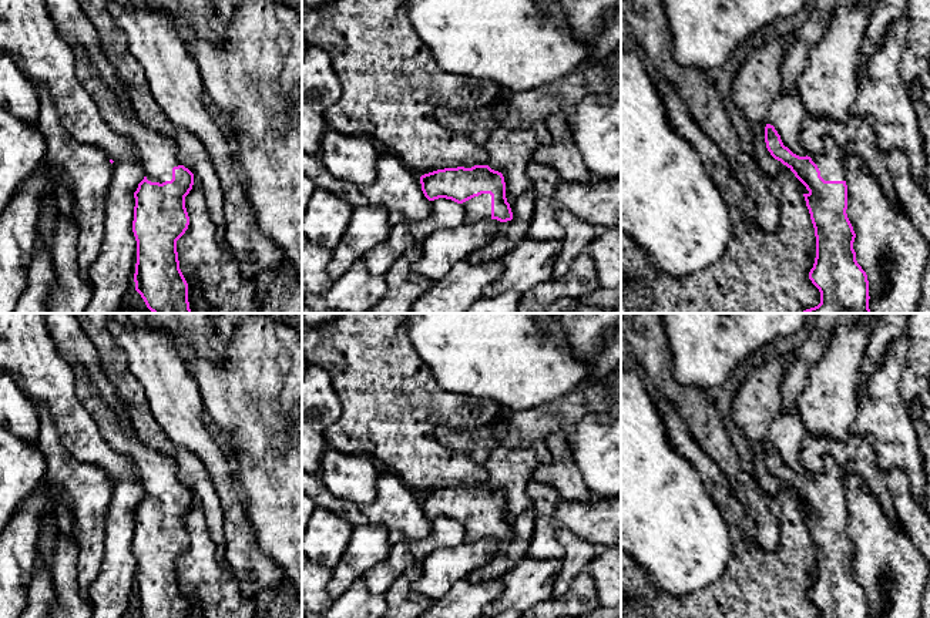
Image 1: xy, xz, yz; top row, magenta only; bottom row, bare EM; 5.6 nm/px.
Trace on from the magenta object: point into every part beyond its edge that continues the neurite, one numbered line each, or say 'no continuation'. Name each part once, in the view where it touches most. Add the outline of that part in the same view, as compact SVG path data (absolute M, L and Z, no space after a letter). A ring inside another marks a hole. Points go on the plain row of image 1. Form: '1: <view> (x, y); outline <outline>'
1: xz (477, 527); outline M481 513L461 523L466 530L466 540L474 541L491 537L491 514Z

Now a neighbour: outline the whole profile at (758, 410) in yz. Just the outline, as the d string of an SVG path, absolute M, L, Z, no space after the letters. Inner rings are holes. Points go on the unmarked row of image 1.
M766 356L739 380L732 400L731 416L751 444L753 460L751 471L758 486L775 500L782 488L795 493L775 478L766 467L765 446L773 444L785 466L806 476L802 463L802 443L806 431L796 407L783 409L782 382L788 360Z

